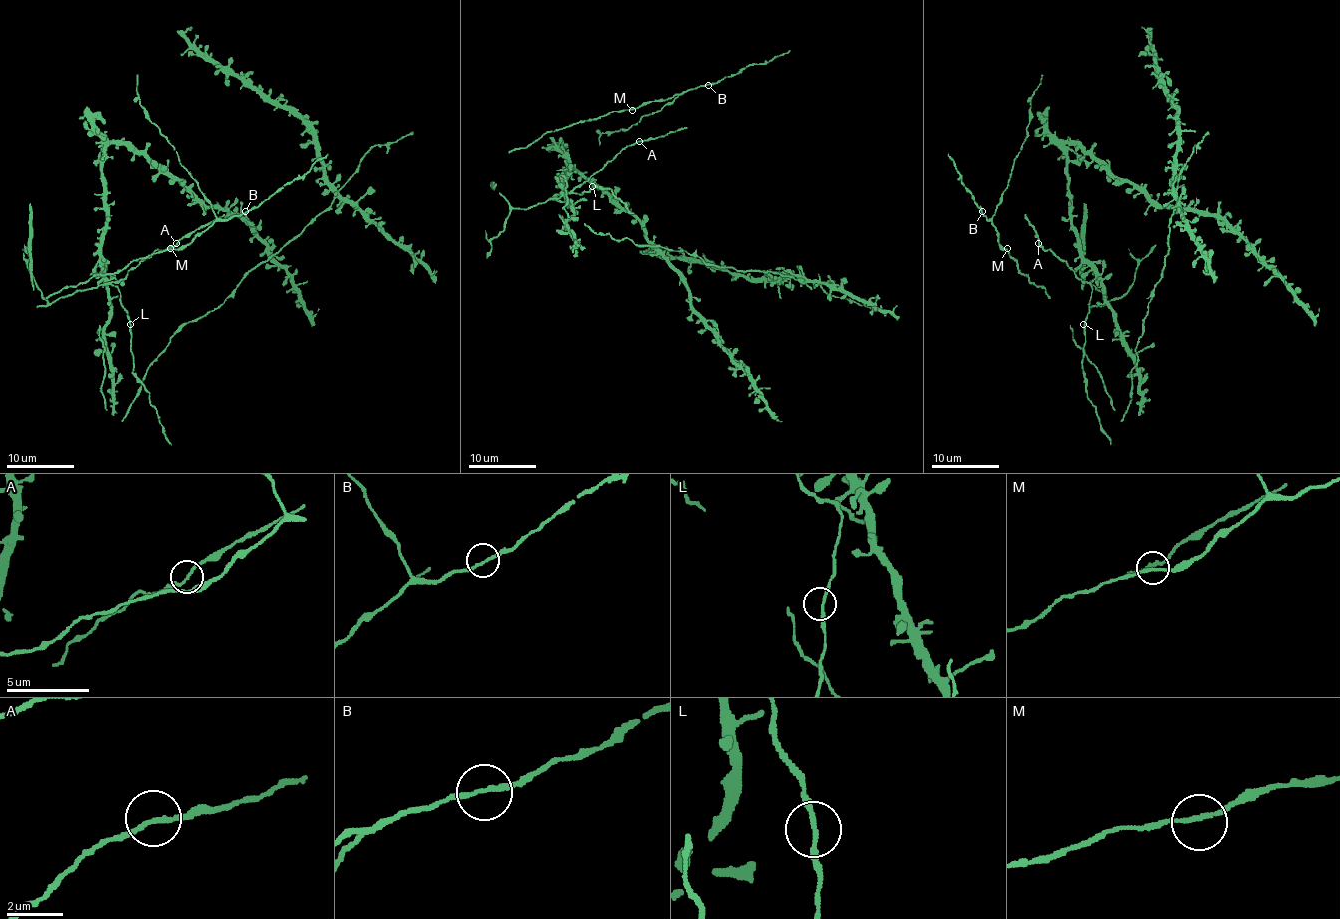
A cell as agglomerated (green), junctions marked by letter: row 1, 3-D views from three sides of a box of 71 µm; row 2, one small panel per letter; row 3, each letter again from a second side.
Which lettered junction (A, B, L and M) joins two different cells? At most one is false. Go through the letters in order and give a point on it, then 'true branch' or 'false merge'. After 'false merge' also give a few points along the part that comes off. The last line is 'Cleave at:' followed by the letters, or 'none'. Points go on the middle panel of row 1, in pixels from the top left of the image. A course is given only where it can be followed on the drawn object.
A: (639, 141) | true branch
B: (708, 85) | true branch
L: (592, 186) | true branch
M: (632, 110) | true branch
Cleave at: none

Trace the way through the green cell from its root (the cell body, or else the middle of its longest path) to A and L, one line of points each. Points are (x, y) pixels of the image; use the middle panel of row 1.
A: (574, 238), (567, 226), (572, 217), (570, 202), (563, 196), (570, 194), (626, 147), (639, 140)
L: (574, 238), (567, 226), (572, 217), (570, 202), (563, 196), (587, 192), (592, 186)

